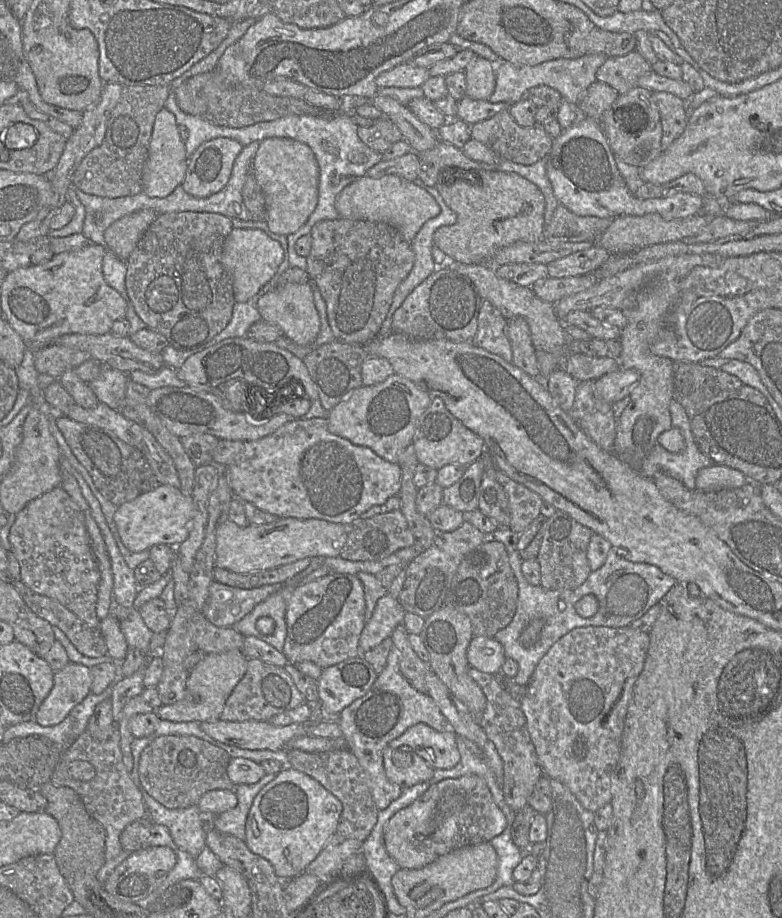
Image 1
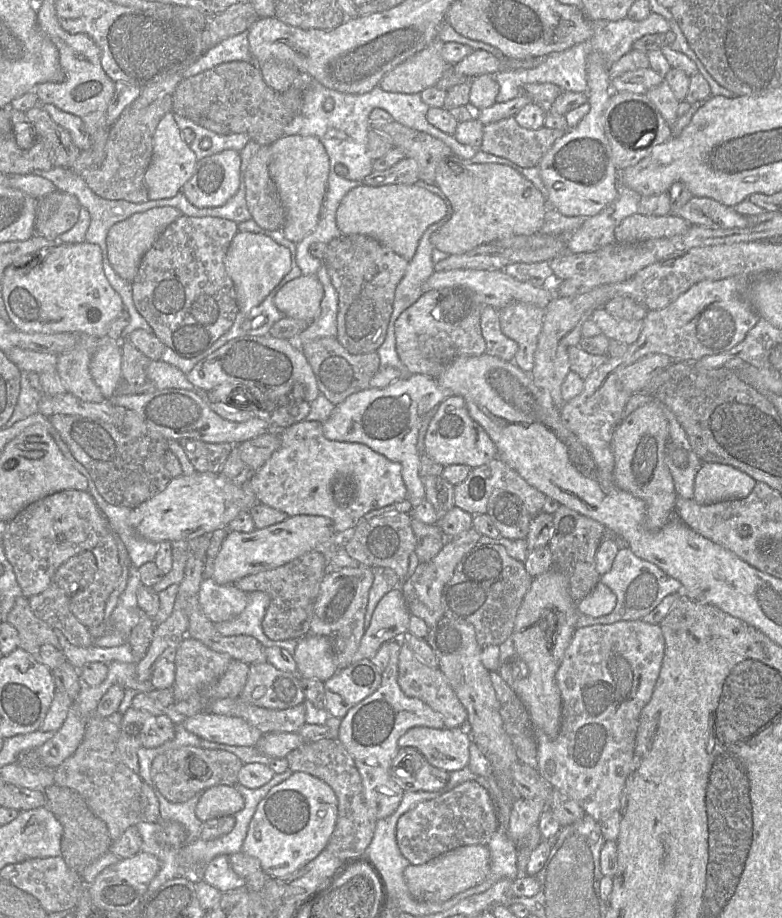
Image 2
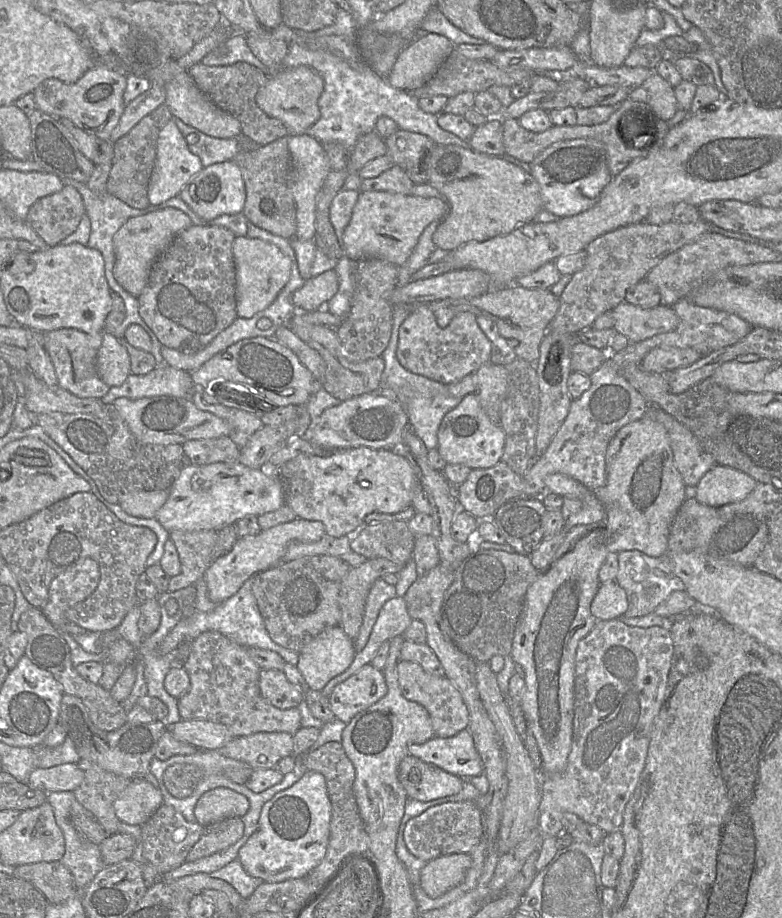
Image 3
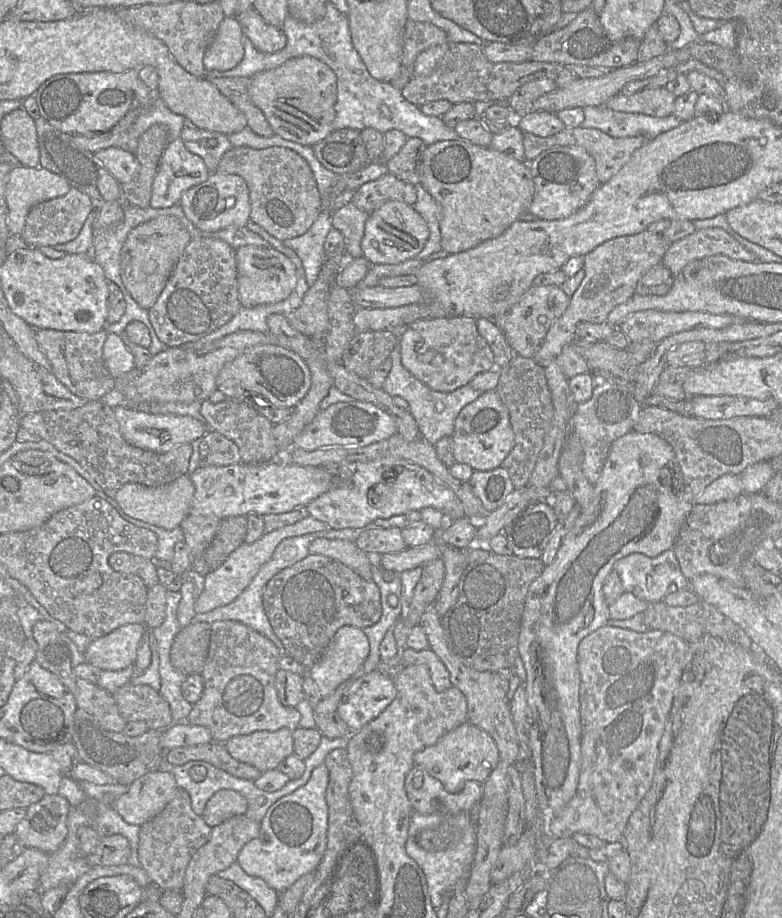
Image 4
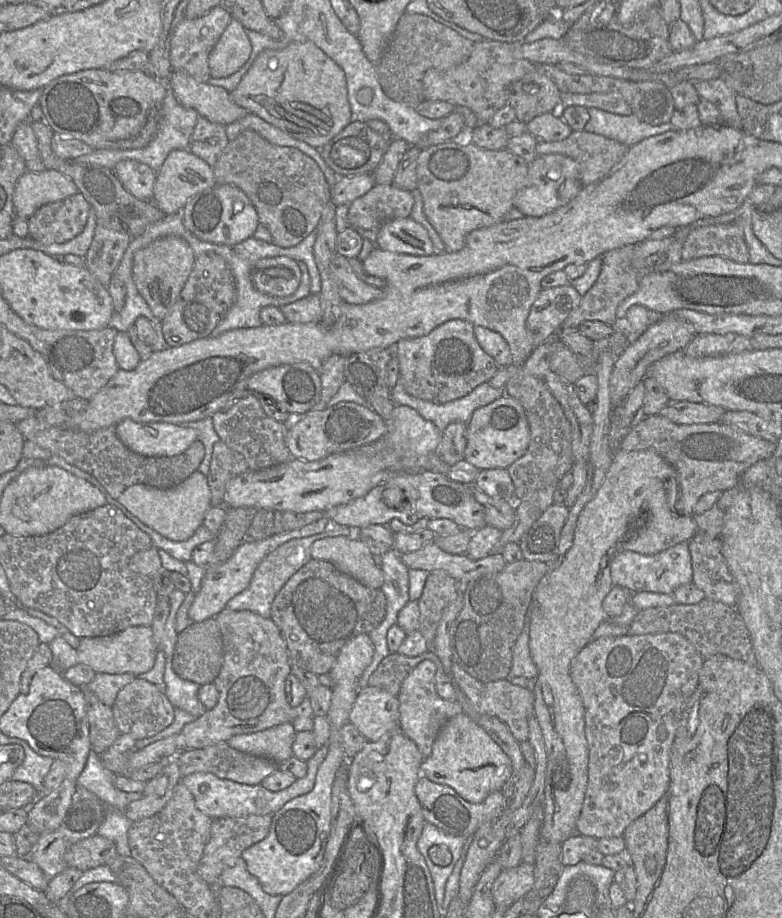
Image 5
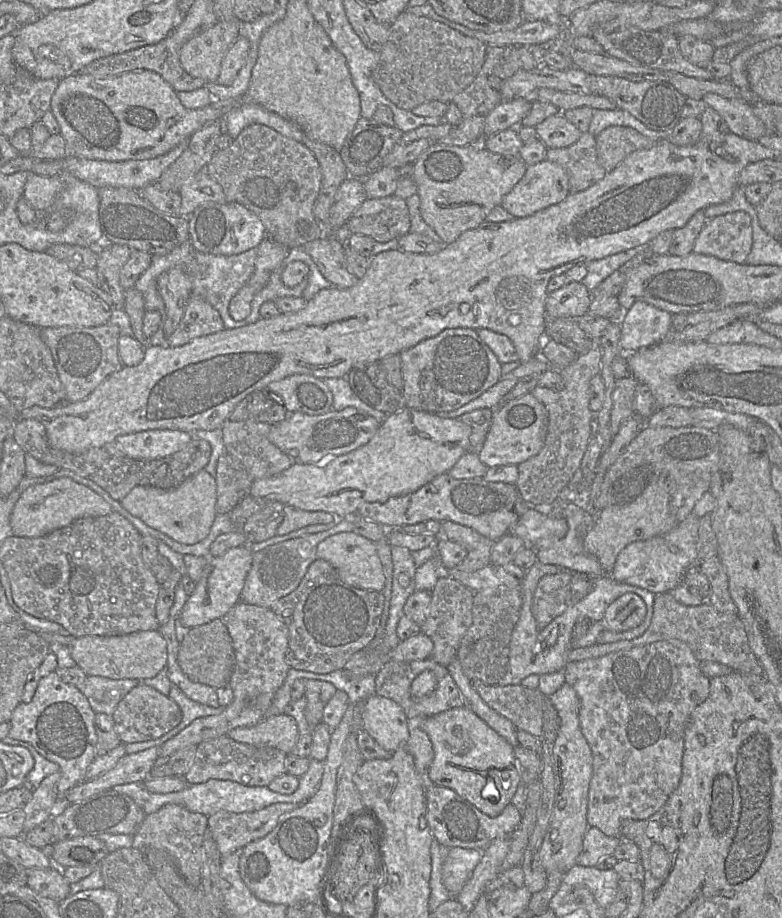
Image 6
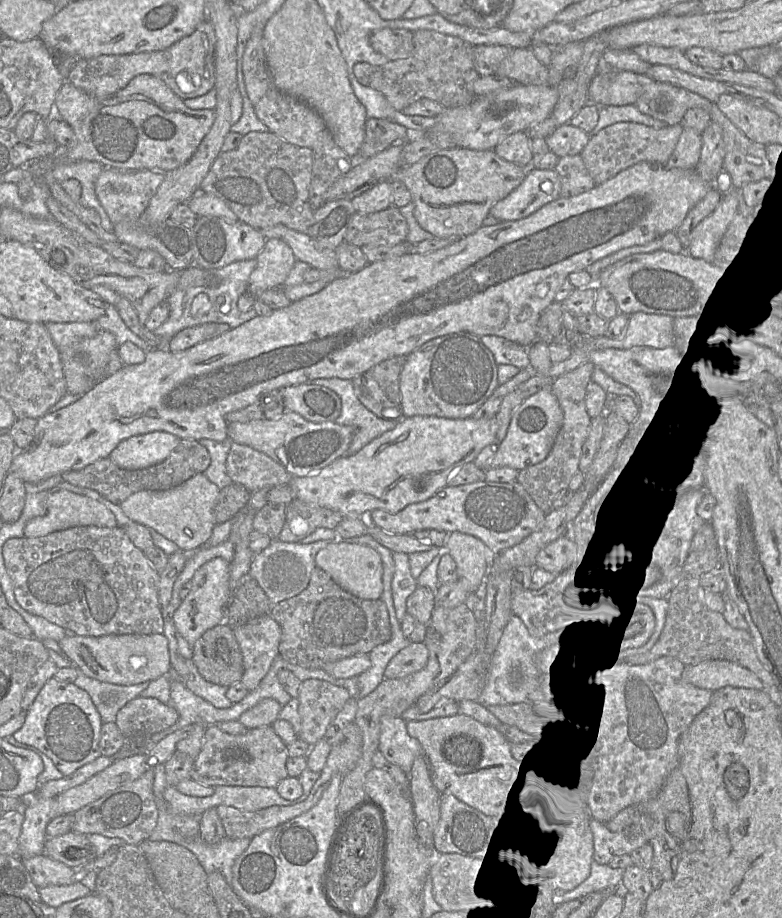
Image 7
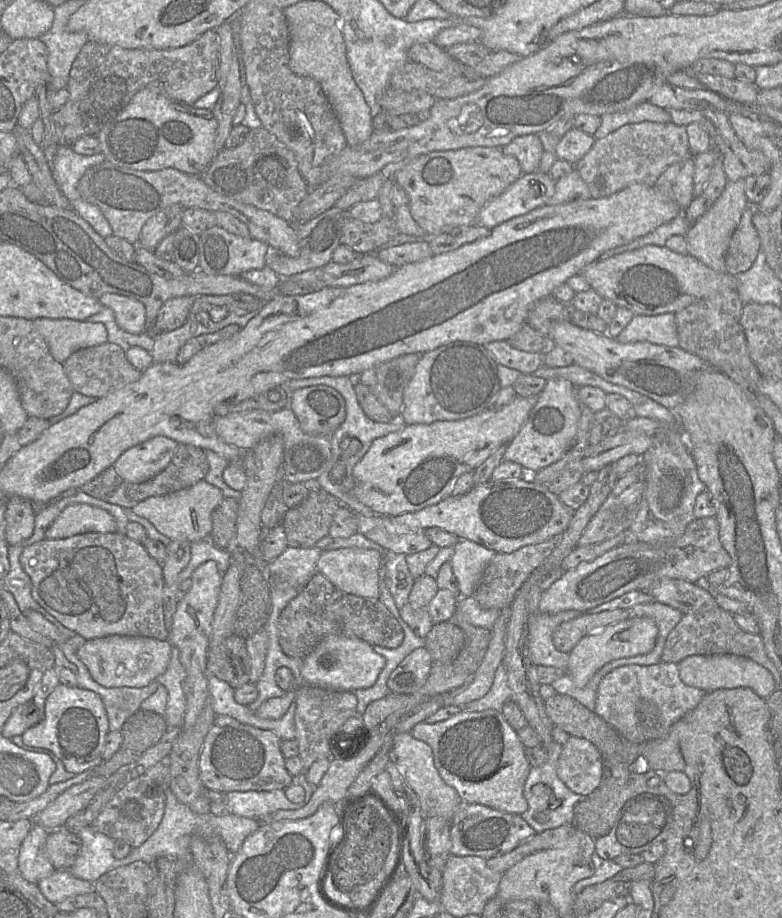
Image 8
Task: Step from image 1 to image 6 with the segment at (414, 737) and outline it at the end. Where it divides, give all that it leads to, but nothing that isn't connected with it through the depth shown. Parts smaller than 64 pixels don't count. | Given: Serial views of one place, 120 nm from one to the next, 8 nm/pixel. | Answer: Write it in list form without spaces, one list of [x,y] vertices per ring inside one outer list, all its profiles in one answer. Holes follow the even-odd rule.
[[[458,707],[424,718],[421,728],[428,735],[434,752],[429,778],[437,786],[454,790],[490,817],[498,816],[521,784],[515,748],[484,720],[465,707]]]

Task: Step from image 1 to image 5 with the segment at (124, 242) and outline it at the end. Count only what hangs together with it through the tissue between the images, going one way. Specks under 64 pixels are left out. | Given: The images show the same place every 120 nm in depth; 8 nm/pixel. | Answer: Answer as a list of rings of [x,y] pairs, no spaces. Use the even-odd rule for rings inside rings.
[[[166,236],[138,250],[133,257],[132,278],[154,316],[162,320],[180,295],[194,264],[195,255],[186,240]]]

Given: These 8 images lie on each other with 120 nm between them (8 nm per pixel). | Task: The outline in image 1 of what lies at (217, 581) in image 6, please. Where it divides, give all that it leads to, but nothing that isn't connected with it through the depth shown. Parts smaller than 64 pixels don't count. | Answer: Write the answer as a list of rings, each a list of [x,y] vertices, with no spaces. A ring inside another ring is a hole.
[[[279,518],[269,524],[240,527],[227,519],[217,529],[215,566],[235,573],[253,573],[304,558],[338,557],[346,543],[348,527],[326,520],[297,518]]]

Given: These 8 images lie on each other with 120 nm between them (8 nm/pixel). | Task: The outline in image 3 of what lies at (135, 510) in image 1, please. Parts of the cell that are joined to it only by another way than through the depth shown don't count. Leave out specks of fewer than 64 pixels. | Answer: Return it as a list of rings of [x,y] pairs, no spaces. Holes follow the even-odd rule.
[[[239,462],[184,465],[155,519],[170,533],[176,530],[218,531],[247,515],[259,516],[275,511],[285,503],[283,487],[275,471],[272,467],[252,469]]]

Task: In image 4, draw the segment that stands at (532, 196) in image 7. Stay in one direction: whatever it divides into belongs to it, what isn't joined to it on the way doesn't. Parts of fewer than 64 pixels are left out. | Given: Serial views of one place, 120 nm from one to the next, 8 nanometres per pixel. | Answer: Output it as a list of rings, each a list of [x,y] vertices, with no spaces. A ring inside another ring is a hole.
[[[578,146],[552,147],[543,151],[529,163],[535,184],[535,192],[529,212],[543,220],[559,220],[569,217],[589,200],[600,185],[593,157]]]

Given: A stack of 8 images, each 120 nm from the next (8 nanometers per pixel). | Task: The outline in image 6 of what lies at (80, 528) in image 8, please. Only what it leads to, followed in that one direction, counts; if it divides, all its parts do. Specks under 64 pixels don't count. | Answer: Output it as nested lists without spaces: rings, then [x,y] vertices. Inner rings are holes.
[[[68,477],[54,478],[26,488],[10,515],[13,536],[41,537],[65,527],[76,519],[88,516],[105,516],[111,513],[111,506],[89,487],[79,484]]]

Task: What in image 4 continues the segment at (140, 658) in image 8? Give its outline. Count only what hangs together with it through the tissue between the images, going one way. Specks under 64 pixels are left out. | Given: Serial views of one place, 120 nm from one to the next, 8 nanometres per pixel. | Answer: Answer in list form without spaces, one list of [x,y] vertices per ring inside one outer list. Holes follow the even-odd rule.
[[[126,624],[111,633],[94,639],[84,652],[86,662],[104,670],[121,670],[134,664],[138,645],[146,632],[143,624]]]

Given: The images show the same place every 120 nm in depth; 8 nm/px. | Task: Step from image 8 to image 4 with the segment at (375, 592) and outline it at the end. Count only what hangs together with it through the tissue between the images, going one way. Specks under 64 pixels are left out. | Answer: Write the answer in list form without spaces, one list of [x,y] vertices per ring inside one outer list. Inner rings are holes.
[[[319,538],[309,546],[310,554],[324,555],[341,562],[366,580],[372,579],[372,566],[367,553],[354,542],[341,539]]]

